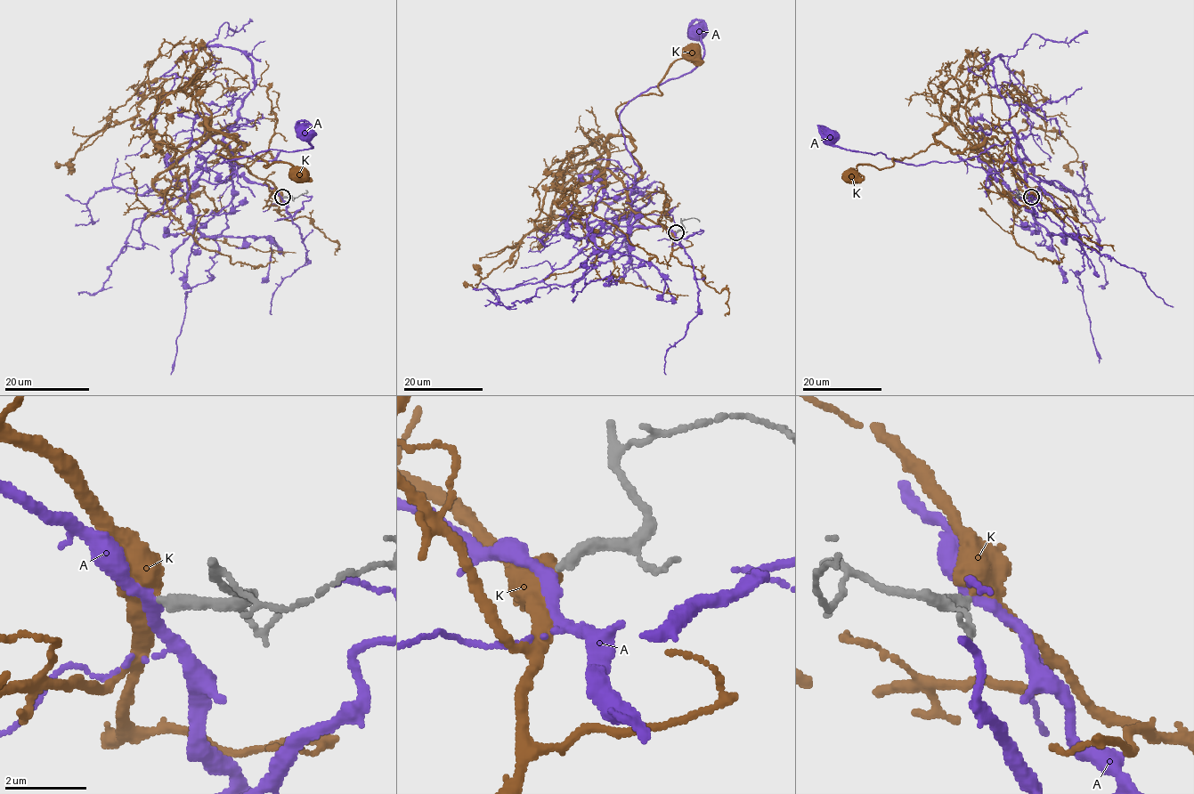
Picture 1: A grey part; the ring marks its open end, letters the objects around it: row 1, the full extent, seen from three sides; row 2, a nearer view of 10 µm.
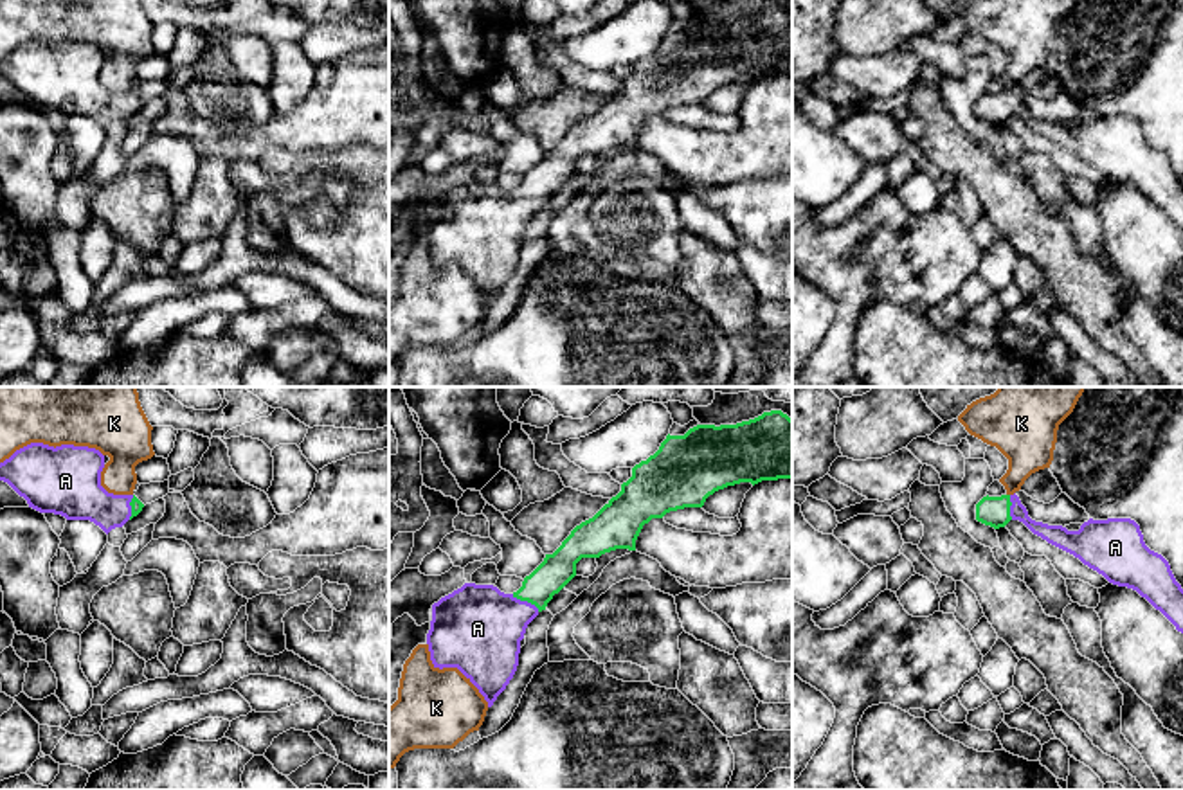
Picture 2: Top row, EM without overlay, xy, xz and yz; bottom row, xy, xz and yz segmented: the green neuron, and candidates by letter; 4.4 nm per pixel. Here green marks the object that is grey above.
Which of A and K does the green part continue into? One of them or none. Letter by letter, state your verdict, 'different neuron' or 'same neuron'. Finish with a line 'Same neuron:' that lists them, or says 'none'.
A: same neuron
K: different neuron
Same neuron: A

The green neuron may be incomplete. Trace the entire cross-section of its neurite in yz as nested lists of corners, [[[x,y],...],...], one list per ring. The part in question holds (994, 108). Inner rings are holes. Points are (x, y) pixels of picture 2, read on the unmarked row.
[[[1016,90],[983,94],[976,101],[976,117],[994,126],[1010,117],[1023,119],[1034,131],[1073,151],[1109,180],[1136,187],[1183,230],[1183,185],[1169,158],[1145,142],[1134,117],[1089,115],[1079,128],[1068,128],[1032,117]]]

